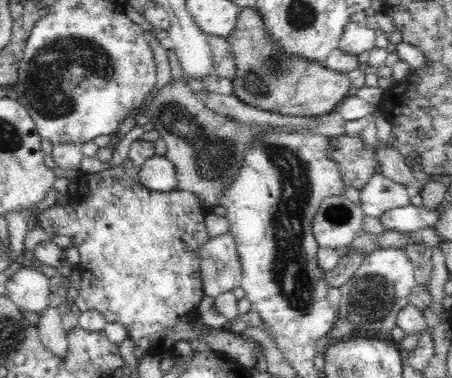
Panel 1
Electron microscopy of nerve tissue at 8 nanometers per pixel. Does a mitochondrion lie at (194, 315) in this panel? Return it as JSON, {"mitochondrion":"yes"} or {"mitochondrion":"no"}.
{"mitochondrion":"no"}

